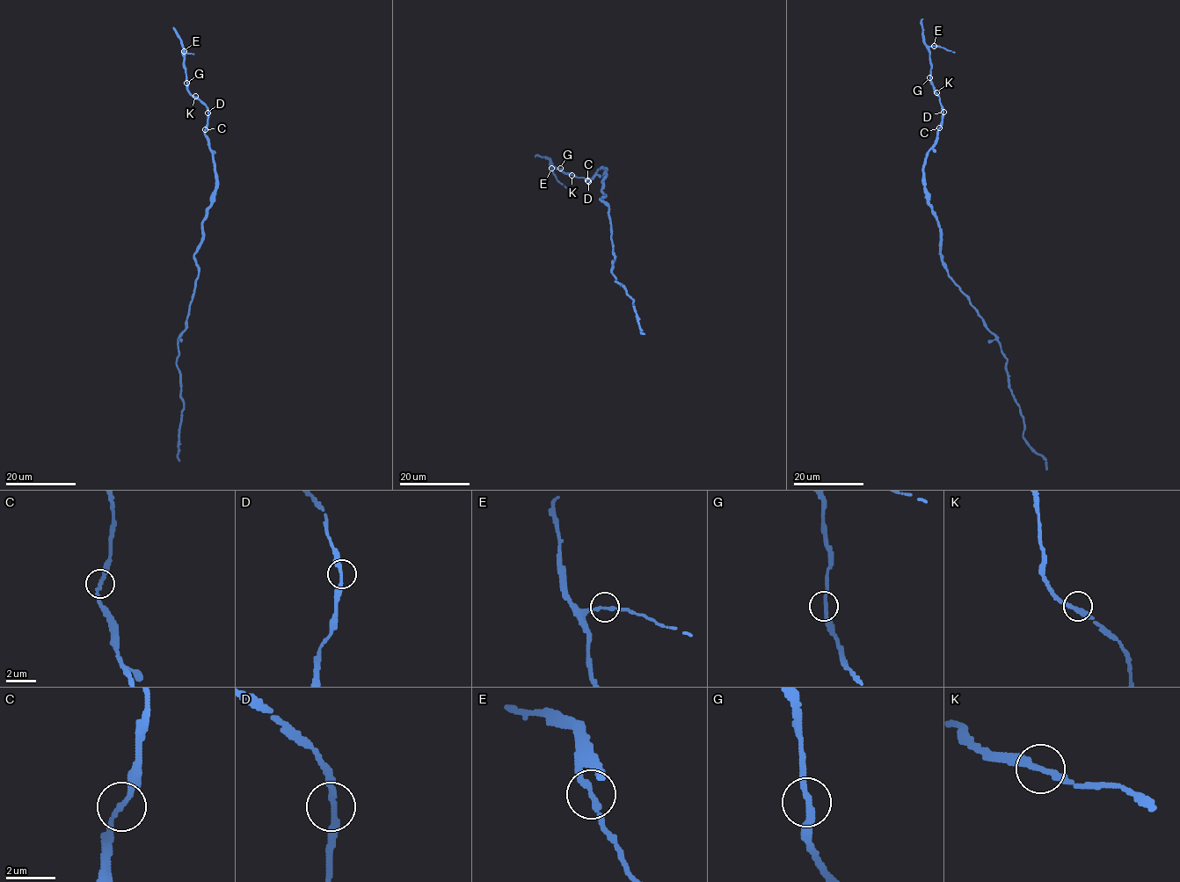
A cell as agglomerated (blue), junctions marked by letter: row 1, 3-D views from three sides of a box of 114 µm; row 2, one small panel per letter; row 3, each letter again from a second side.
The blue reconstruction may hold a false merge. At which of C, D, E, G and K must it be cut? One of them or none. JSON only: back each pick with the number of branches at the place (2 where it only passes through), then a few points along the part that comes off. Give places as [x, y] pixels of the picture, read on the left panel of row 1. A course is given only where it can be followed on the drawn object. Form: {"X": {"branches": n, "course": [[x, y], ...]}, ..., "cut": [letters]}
{"cut": []}

